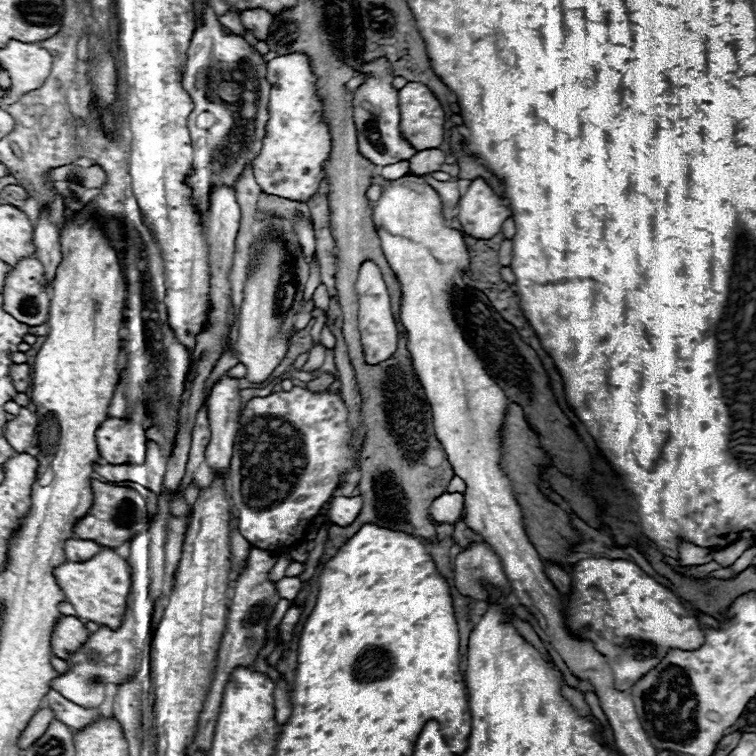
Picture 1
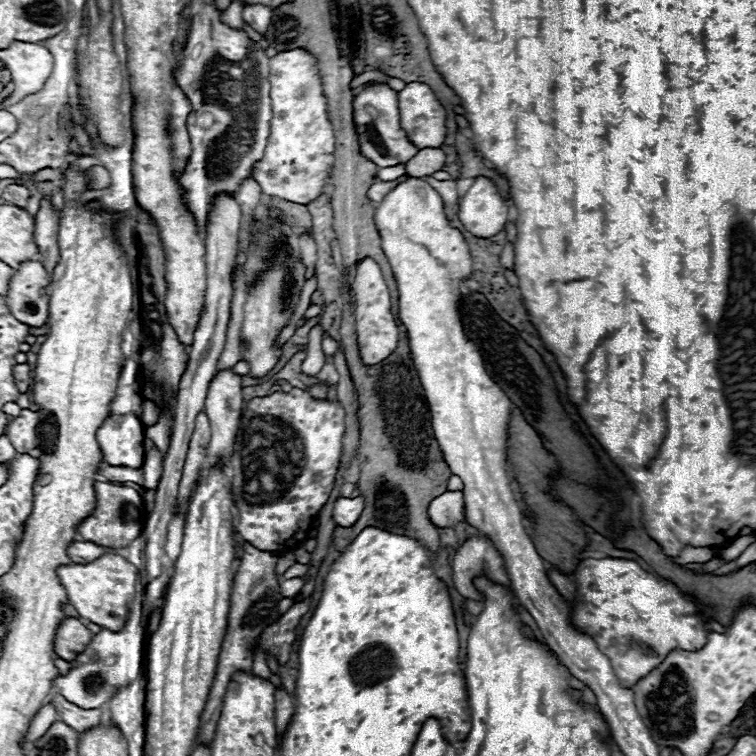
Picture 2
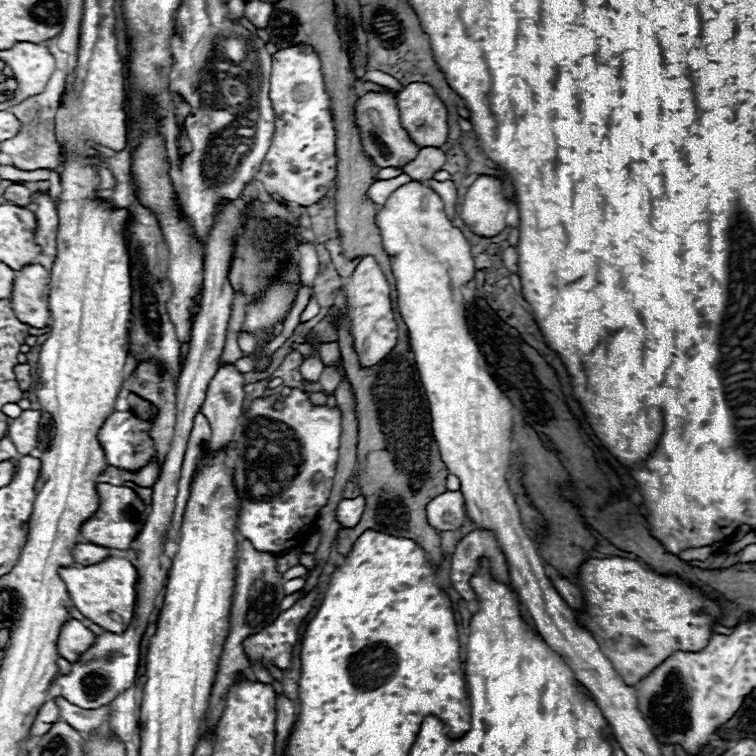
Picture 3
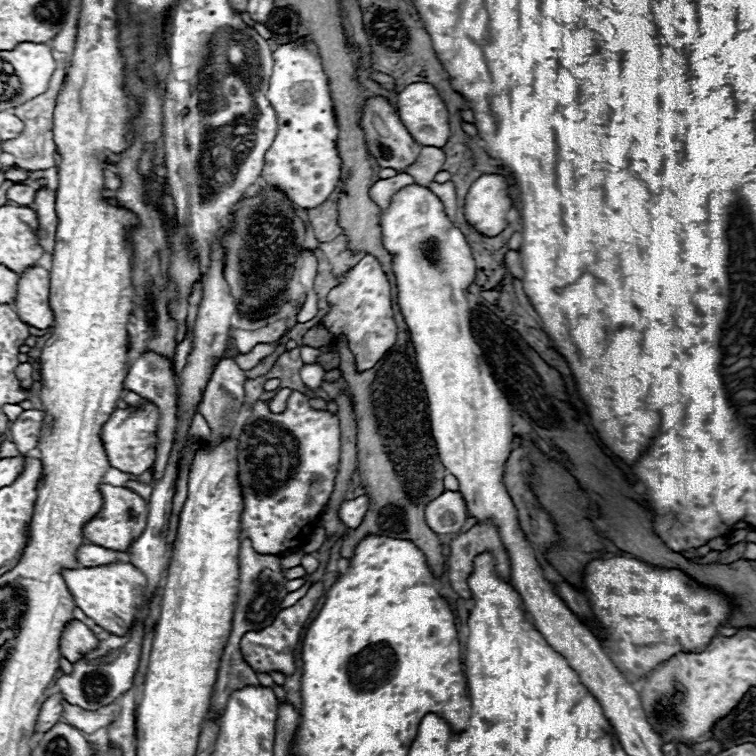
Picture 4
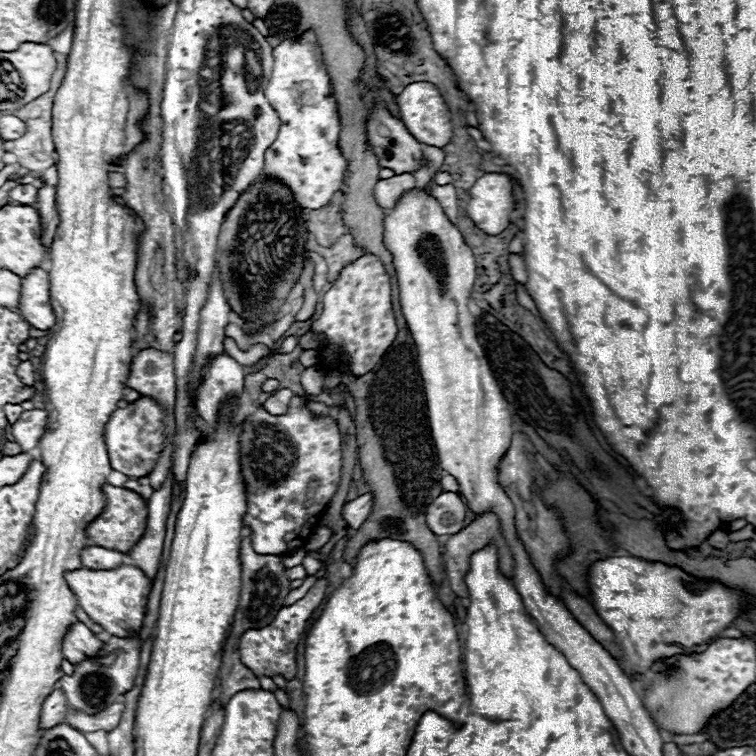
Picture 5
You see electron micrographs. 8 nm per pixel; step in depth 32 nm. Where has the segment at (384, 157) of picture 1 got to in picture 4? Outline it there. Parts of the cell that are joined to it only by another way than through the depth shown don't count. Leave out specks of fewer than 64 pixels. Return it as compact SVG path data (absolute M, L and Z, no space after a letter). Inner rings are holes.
M370 96L370 98L366 98L366 102L362 106L360 126L364 130L366 150L376 158L378 166L394 168L398 172L404 172L406 166L410 166L418 158L420 146L412 140L408 130L402 126L398 110L392 106L392 102L388 98L384 98L384 96Z

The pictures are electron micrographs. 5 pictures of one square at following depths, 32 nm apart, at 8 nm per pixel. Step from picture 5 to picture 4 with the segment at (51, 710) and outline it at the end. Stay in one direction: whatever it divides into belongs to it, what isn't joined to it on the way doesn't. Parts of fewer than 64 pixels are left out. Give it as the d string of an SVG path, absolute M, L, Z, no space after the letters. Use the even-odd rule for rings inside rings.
M54 694L54 696L50 696L50 698L42 704L40 714L38 714L38 720L36 720L36 728L34 728L36 734L48 732L56 722L62 720L60 700L62 700L62 694Z

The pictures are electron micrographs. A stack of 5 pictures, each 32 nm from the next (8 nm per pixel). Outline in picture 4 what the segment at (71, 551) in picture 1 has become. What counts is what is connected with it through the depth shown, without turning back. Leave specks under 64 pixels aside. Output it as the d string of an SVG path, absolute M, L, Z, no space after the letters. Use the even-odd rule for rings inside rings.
M82 544L76 552L76 558L82 566L90 566L90 564L108 564L110 560L118 560L118 554L114 550L96 544Z

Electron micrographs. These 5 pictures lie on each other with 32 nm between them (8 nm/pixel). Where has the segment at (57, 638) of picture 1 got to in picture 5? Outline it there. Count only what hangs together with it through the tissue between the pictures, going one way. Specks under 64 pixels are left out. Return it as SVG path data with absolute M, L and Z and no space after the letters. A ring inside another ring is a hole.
M82 622L72 624L62 640L62 654L72 664L78 664L82 656L90 656L90 652L98 652L98 648L102 648L102 642Z

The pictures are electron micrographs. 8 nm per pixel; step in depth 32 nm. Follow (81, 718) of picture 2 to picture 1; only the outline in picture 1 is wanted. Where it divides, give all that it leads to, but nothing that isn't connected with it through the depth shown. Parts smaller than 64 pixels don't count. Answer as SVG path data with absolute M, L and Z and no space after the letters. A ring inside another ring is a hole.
M48 690L48 694L44 696L44 704L52 708L56 720L64 722L66 726L70 726L74 730L84 728L86 724L90 724L98 716L98 710L96 708L82 708L82 706L66 700L56 690Z

